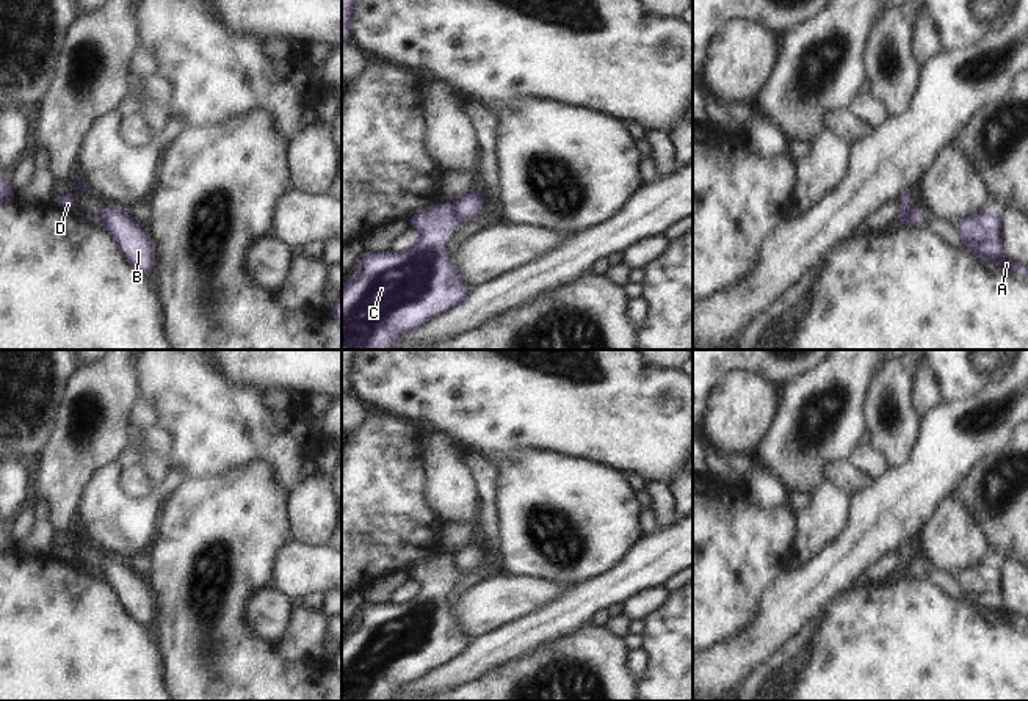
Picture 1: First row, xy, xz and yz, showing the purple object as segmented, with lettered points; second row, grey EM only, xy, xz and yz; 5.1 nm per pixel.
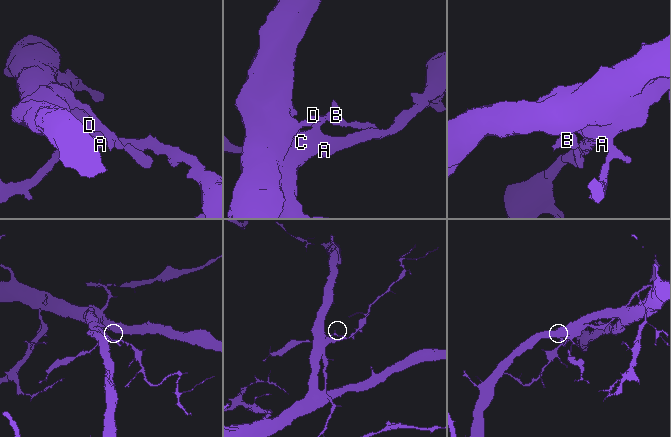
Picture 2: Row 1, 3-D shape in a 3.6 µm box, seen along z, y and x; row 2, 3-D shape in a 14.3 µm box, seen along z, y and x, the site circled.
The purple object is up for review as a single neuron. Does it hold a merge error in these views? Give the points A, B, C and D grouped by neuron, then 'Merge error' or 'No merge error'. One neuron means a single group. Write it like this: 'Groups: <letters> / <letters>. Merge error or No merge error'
Groups: A C D / B. Merge error.

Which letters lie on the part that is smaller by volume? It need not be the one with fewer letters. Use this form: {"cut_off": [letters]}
{"cut_off": ["A", "C", "D"]}

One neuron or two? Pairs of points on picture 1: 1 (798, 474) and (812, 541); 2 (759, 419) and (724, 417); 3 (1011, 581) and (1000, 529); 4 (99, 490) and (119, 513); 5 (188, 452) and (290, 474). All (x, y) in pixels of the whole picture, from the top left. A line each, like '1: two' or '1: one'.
1: two
2: one
3: two
4: one
5: one

